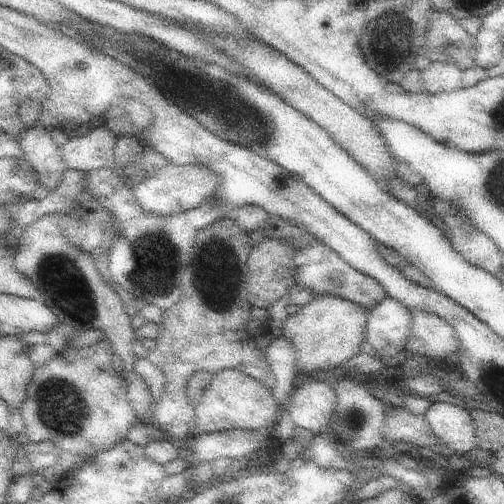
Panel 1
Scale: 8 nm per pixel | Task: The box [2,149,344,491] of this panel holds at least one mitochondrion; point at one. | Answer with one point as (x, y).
(154, 264)

